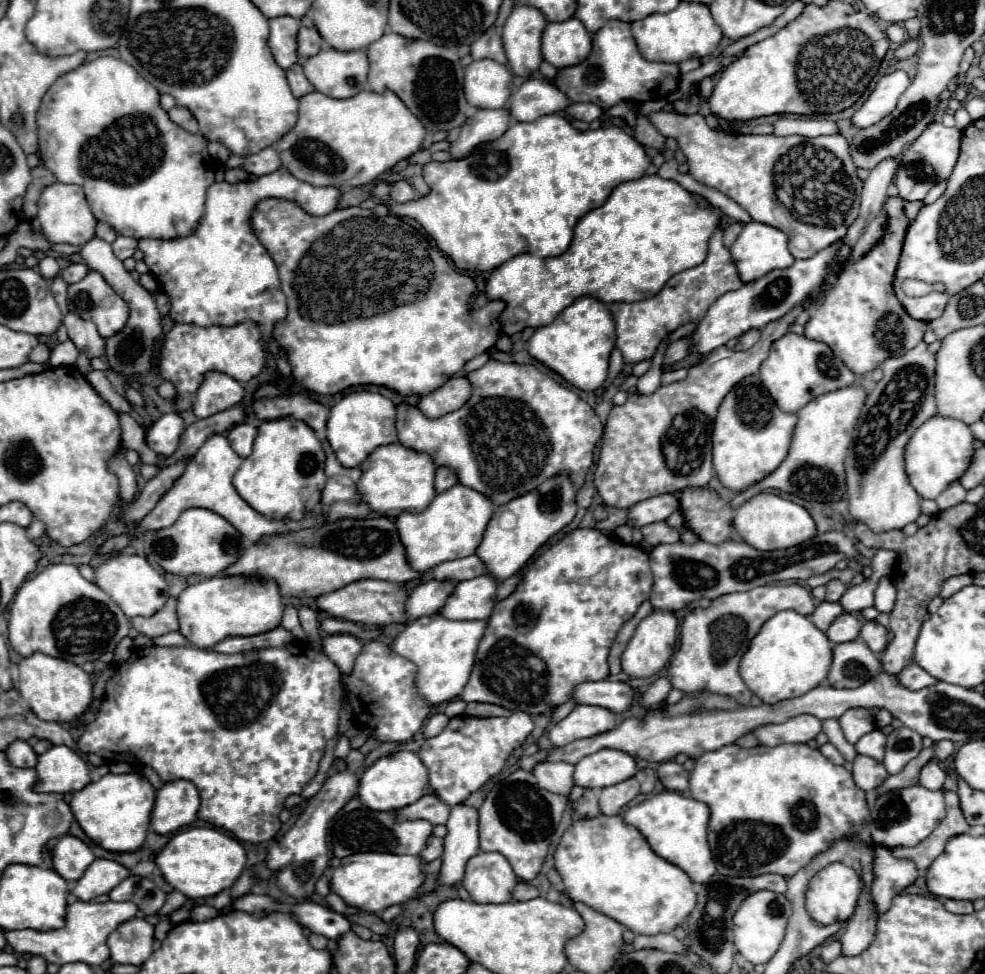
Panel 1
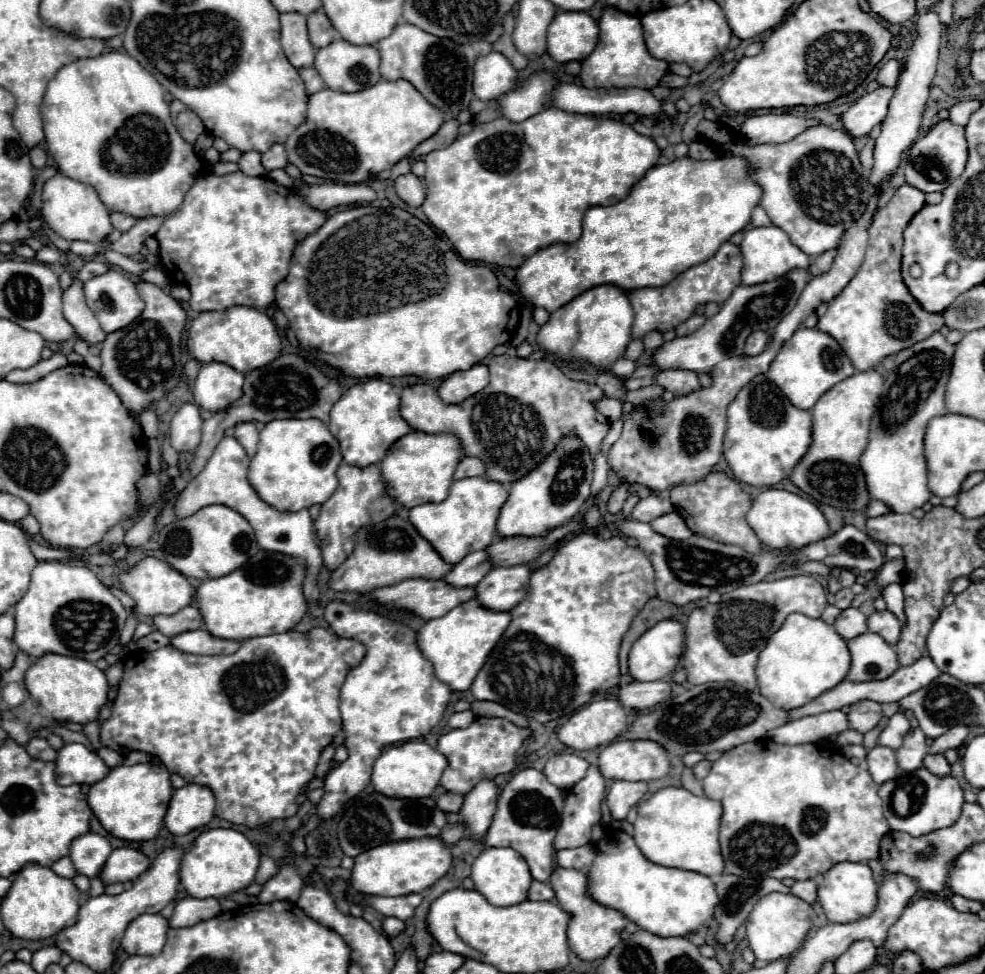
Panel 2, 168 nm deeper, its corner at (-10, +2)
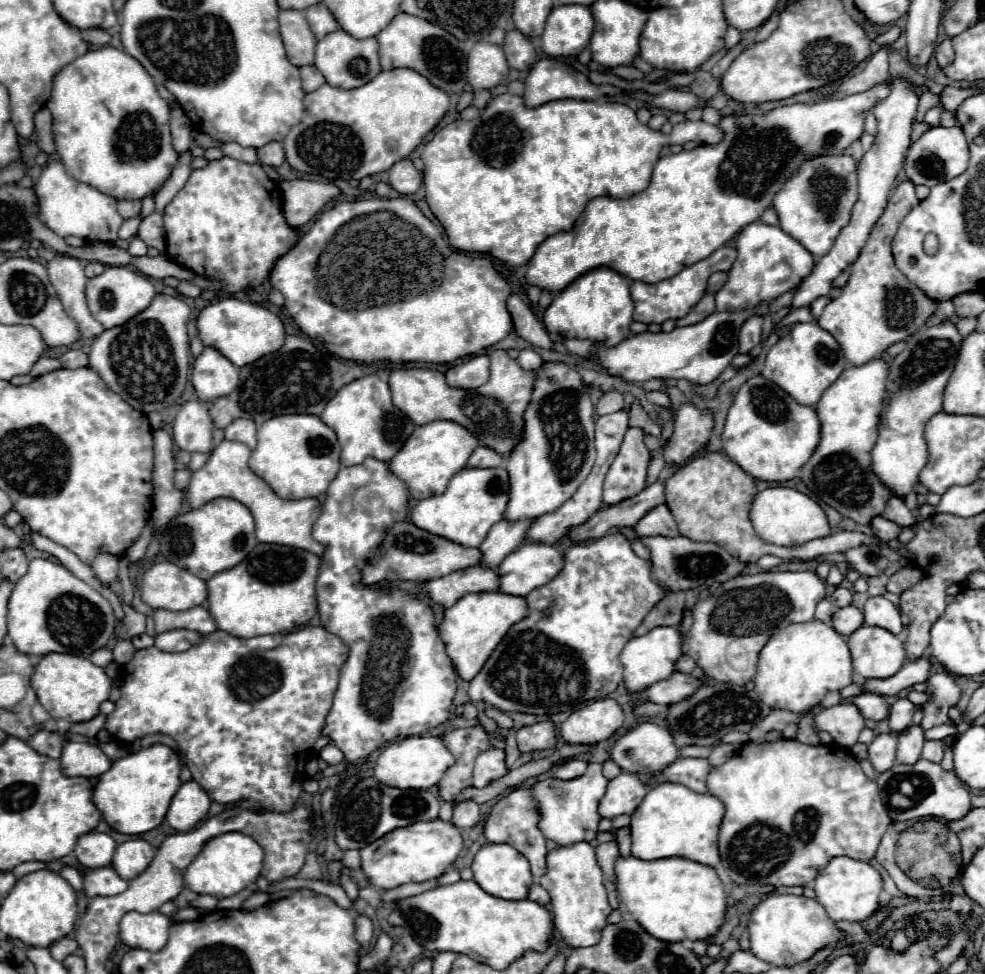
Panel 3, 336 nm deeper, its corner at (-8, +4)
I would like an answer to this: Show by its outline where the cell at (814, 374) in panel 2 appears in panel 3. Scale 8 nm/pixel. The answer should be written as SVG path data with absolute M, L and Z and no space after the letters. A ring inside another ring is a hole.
M816 322L794 324L790 334L780 338L768 352L762 376L776 382L784 392L788 392L796 402L814 406L822 392L842 374L848 366L842 348L834 340L832 334L822 330Z

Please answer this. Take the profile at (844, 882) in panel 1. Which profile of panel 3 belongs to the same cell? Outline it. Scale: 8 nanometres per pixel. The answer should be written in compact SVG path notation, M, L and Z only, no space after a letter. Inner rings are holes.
M838 856L832 858L824 870L820 870L818 878L814 880L814 890L816 890L816 900L824 906L830 920L860 922L878 910L882 878L868 862L860 862L848 856Z

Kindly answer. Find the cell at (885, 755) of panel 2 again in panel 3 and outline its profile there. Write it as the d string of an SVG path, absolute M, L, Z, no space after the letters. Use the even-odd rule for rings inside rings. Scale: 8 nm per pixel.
M878 734L872 744L868 744L868 760L874 770L882 774L896 764L896 736L894 734Z

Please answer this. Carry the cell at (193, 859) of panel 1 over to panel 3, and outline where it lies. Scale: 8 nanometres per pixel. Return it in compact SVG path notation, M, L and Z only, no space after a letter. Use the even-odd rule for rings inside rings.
M226 832L210 838L204 844L200 854L184 870L184 884L196 894L212 894L216 898L234 896L256 882L262 870L262 858L262 848L250 836L244 836L240 832Z

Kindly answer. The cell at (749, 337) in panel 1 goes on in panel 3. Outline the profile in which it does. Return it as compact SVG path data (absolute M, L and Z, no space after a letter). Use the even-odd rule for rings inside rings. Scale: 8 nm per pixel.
M754 316L746 320L746 324L740 330L740 352L742 354L750 352L760 342L760 332L762 332L762 316Z

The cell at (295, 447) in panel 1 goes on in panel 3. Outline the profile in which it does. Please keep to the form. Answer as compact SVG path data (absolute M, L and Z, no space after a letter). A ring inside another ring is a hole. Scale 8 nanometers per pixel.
M312 414L270 418L258 428L258 446L250 456L250 470L264 478L280 498L318 498L340 470L340 444L334 430Z

